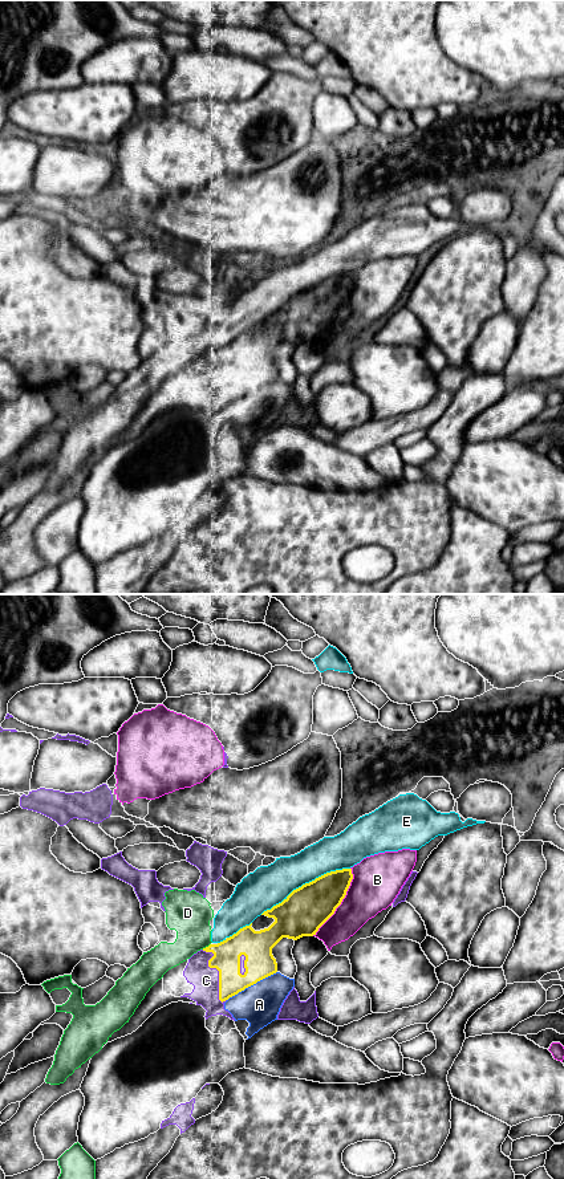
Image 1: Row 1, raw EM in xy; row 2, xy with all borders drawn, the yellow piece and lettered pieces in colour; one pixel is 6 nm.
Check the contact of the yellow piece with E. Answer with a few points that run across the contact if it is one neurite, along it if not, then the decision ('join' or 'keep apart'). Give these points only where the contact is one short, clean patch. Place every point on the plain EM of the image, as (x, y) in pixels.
keep apart

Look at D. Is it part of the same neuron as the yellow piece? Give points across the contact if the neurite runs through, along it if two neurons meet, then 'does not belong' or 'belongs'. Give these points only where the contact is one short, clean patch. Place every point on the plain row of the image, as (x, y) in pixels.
does not belong

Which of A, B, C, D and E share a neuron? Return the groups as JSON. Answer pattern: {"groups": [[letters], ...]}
{"groups": [["A"], ["B"], ["C"], ["D", "E"]]}

